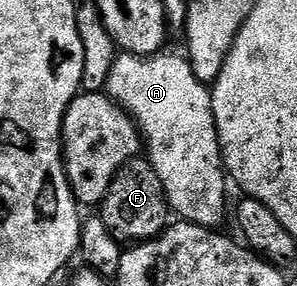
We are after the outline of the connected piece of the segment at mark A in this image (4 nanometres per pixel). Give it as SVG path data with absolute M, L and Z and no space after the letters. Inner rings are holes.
M159 54L155 57L117 55L109 74L107 95L134 117L143 134L147 157L165 188L167 203L181 219L202 227L216 228L226 212L226 184L228 174L219 144L211 89L196 78L189 61L176 56Z

